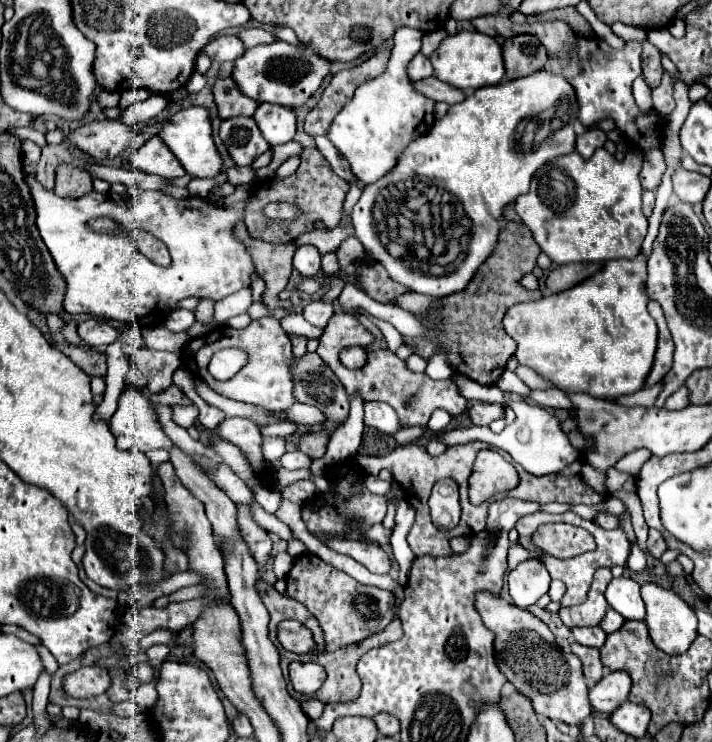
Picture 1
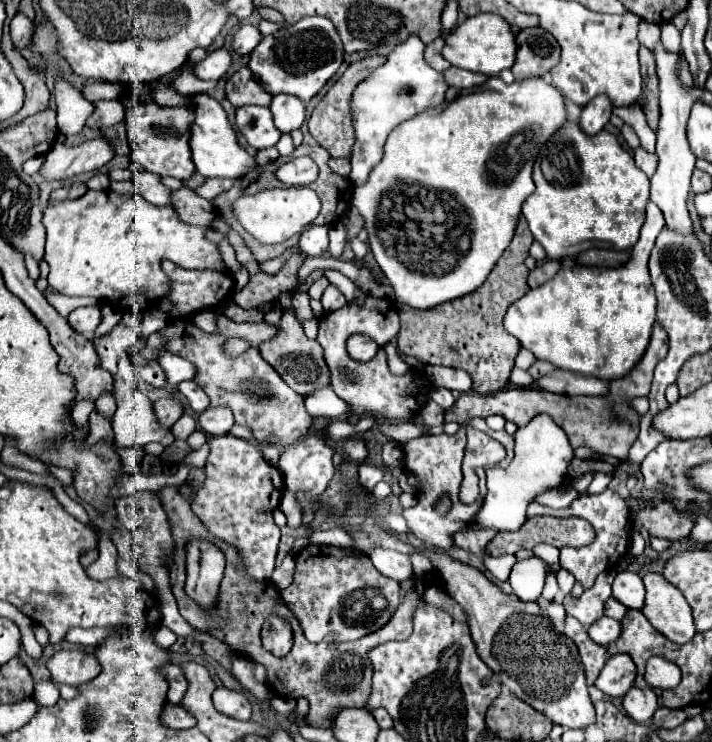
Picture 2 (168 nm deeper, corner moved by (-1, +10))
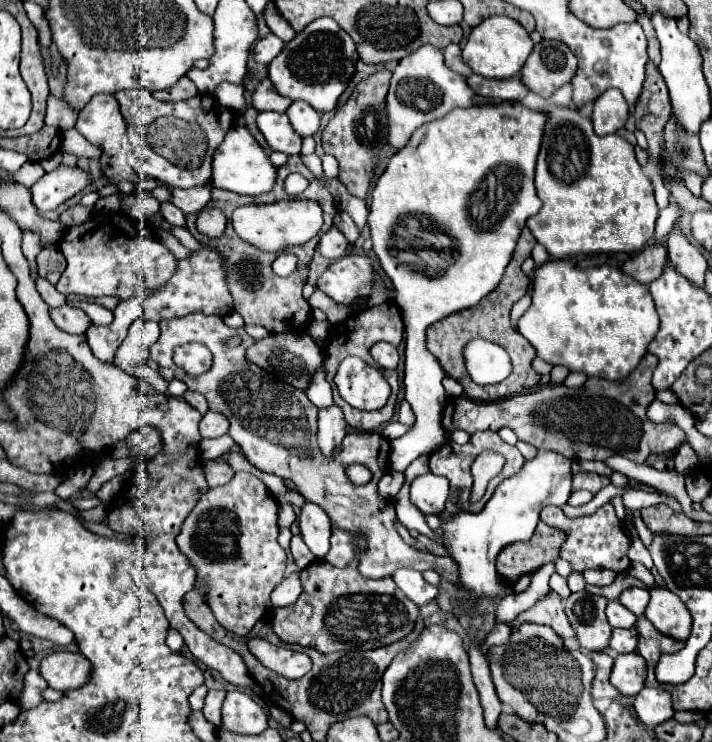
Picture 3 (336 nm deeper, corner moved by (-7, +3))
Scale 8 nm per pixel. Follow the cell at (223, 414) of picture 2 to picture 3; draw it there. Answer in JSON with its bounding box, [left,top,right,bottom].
[200,411,230,439]

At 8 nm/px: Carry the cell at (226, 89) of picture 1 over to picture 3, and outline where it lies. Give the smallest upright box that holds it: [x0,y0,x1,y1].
[252,79,292,113]

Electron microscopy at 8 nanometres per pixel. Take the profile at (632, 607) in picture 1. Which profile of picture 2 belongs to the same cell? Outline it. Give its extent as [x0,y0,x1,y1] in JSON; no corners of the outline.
[612,572,644,610]

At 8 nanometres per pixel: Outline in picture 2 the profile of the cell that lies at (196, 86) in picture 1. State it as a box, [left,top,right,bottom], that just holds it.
[194,52,230,80]

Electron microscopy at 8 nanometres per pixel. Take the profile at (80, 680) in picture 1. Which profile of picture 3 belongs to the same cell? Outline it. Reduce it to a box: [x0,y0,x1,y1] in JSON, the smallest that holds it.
[40,651,90,691]

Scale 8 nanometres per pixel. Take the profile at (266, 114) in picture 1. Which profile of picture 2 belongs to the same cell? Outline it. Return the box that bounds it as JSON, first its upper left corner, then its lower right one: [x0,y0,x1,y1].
[270,94,306,134]

